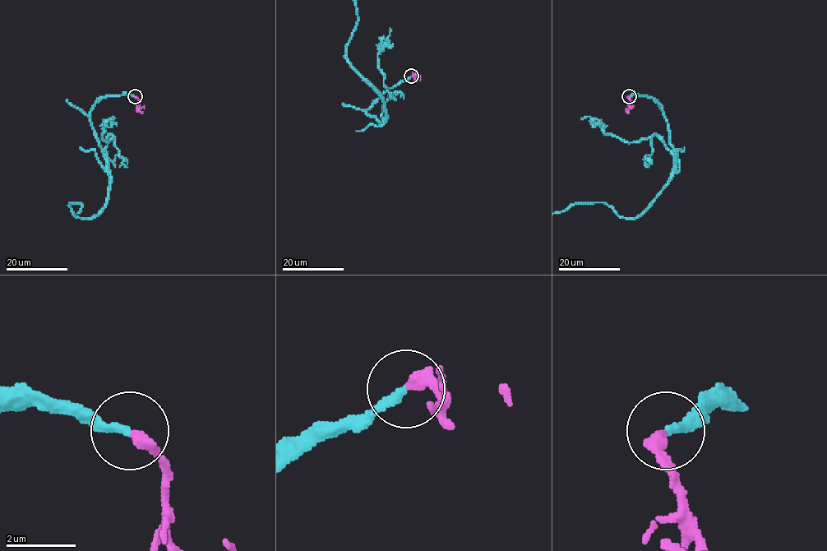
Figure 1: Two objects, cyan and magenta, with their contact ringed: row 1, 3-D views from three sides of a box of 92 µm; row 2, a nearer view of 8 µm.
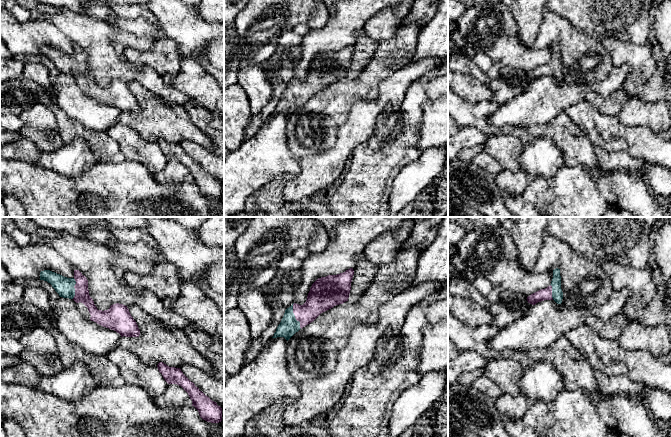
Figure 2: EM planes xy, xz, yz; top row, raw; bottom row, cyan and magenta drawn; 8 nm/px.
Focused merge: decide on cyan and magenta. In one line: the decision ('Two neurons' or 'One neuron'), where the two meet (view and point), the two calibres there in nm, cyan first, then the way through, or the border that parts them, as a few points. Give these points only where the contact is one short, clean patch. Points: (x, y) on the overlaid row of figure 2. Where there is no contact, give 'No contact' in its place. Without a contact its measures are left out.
One neuron. Touches cyan at xz (294, 316). Thickness 150 nm (cyan) against 200 nm. Path across: xz (288, 326), (294, 316), (305, 314), (320, 299)

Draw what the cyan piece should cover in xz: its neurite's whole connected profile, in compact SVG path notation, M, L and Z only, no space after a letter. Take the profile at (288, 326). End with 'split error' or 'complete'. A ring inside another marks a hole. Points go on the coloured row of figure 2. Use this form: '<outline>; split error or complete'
M353 268L337 275L318 278L311 286L303 305L292 304L272 338L284 337L287 341L300 329L313 322L321 313L348 301Z; split error

